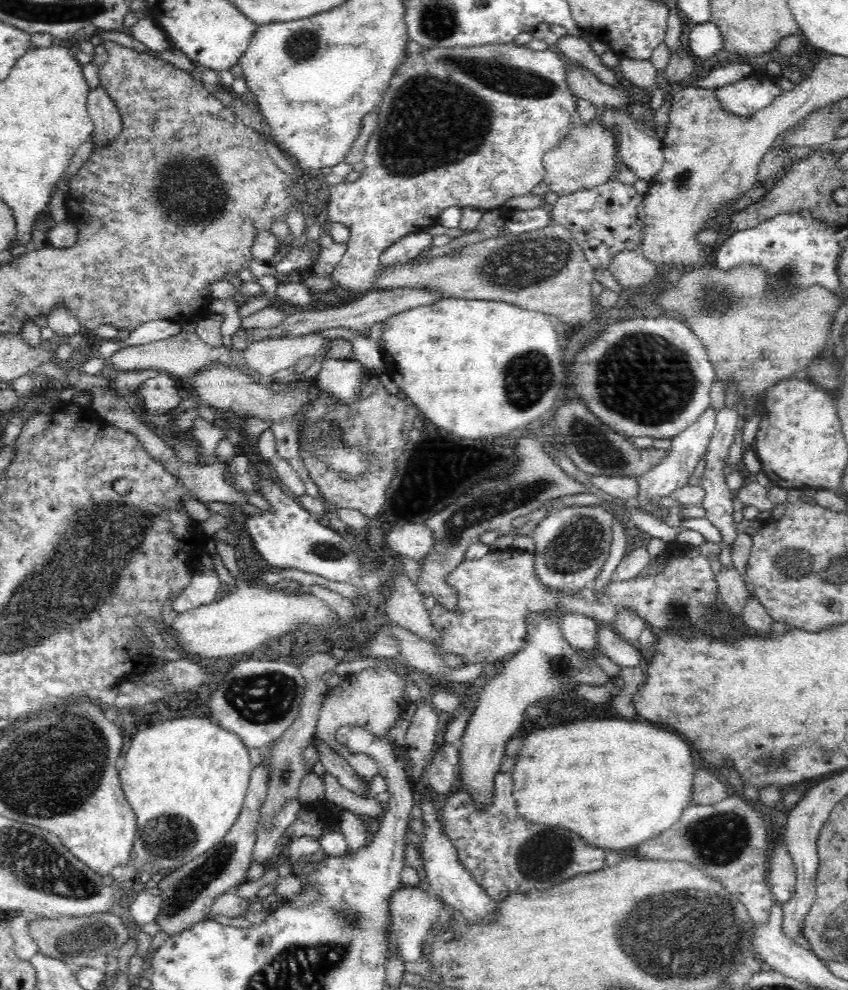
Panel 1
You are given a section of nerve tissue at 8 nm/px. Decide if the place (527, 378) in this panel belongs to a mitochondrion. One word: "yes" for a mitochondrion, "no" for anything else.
yes

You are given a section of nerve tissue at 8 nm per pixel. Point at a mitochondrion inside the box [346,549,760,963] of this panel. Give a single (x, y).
(720, 839)

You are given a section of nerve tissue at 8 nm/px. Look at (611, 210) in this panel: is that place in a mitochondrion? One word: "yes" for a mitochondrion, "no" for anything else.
no

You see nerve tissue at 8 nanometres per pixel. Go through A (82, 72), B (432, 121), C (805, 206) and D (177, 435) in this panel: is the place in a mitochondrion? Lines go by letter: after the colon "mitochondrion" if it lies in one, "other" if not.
A: other
B: mitochondrion
C: other
D: other

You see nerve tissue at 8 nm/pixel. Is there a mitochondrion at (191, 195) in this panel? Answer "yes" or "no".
yes

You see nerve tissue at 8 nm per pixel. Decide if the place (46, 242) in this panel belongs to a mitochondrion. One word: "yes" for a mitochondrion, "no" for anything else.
no

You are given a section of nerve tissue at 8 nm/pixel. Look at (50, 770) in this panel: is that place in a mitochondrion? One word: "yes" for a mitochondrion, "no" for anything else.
yes

